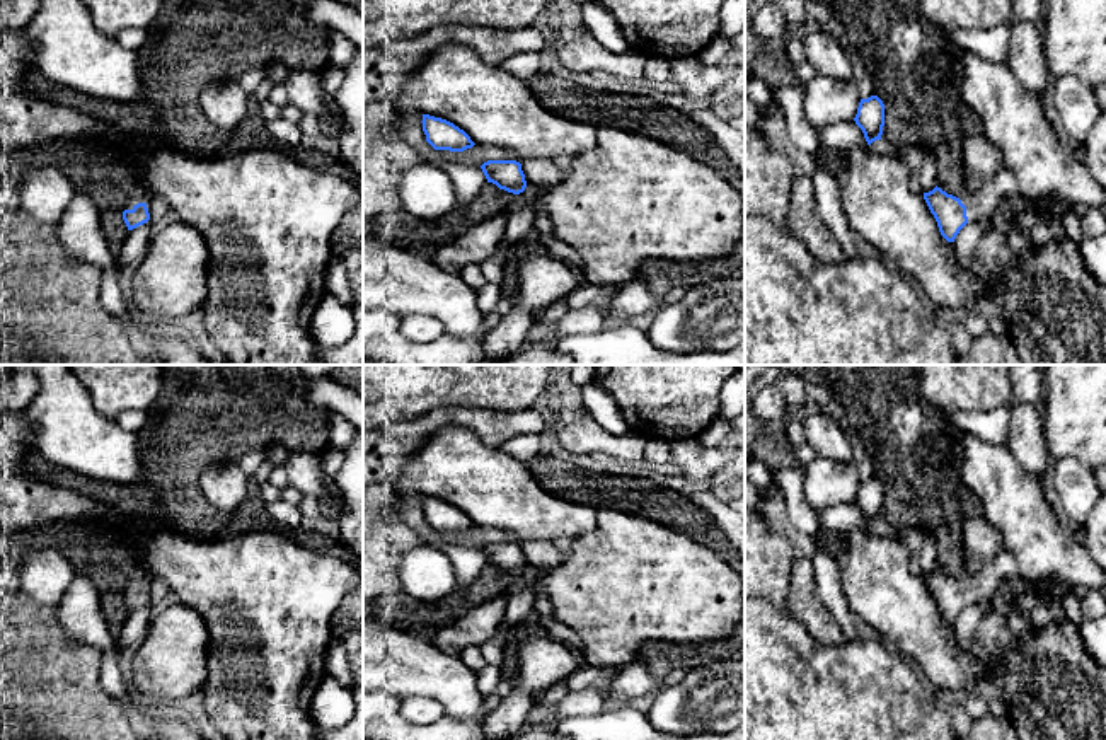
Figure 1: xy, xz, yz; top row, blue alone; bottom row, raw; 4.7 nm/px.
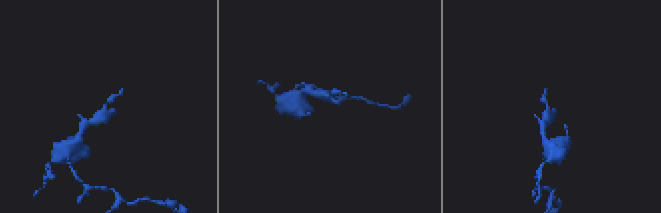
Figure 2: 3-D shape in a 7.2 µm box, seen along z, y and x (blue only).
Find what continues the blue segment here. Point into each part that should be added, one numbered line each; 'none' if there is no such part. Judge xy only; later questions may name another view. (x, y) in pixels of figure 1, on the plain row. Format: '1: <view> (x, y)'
1: xy (142, 580)

